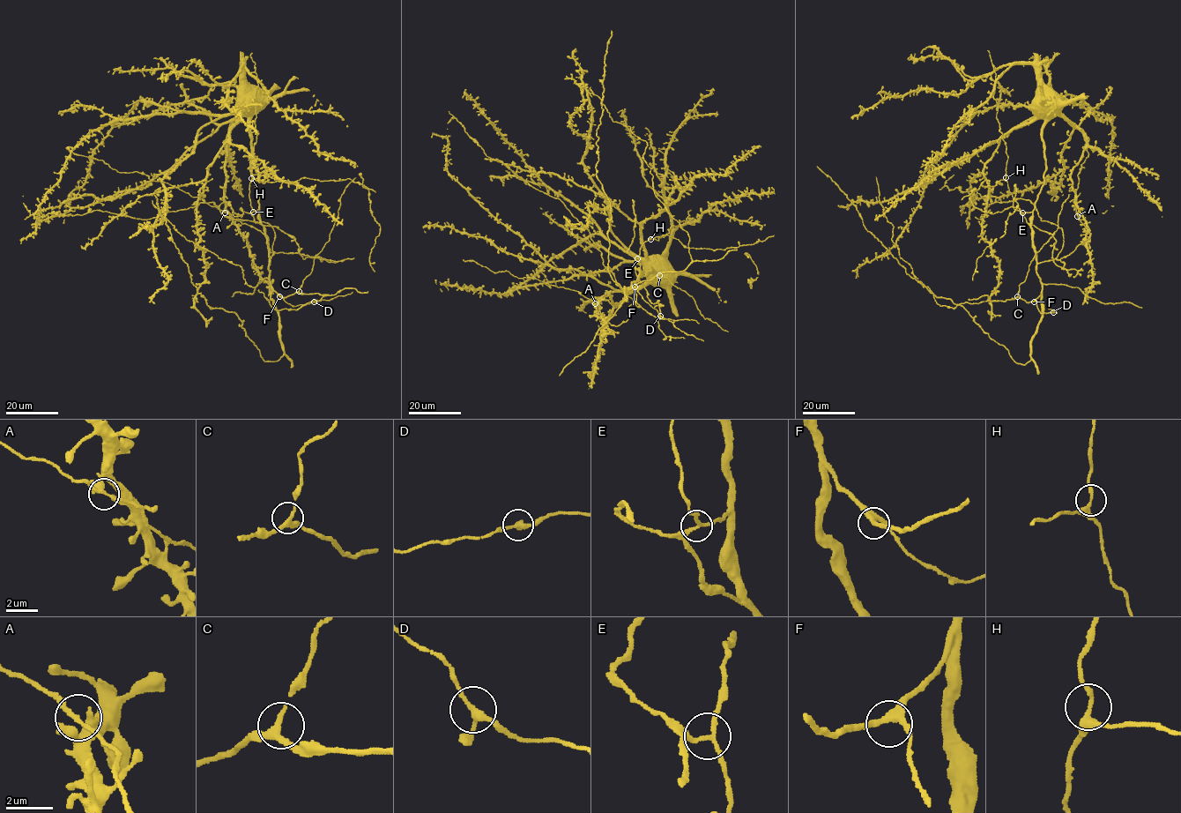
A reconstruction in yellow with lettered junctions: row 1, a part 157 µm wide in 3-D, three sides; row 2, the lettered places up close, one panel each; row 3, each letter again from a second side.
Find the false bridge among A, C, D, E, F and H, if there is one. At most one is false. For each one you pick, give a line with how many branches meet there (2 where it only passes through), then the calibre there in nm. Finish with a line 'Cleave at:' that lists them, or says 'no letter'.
E: 3 branches meet; 170 nm thick
Cleave at: E

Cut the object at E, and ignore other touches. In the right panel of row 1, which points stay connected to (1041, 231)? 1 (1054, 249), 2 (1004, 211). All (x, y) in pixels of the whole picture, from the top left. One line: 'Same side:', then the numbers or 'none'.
Same side: 1, 2

